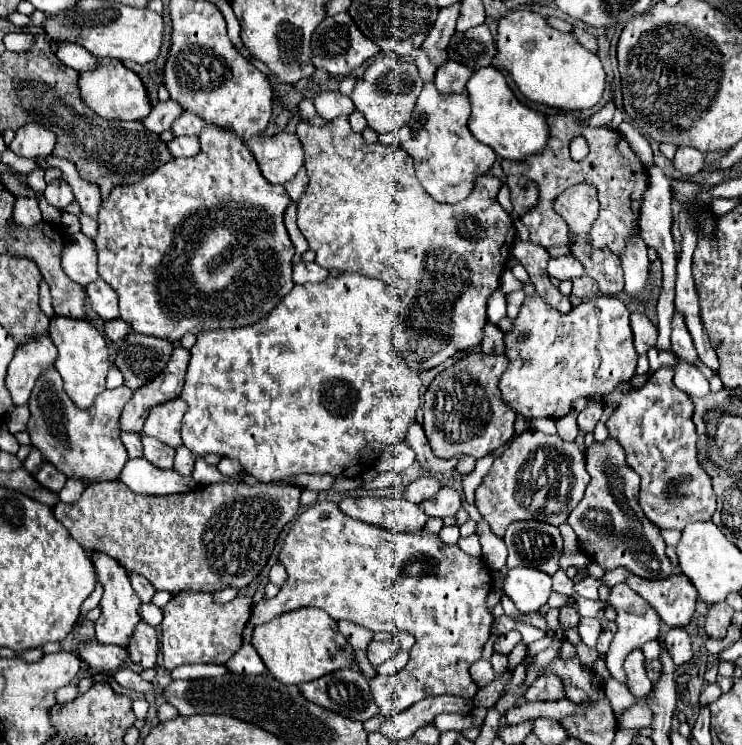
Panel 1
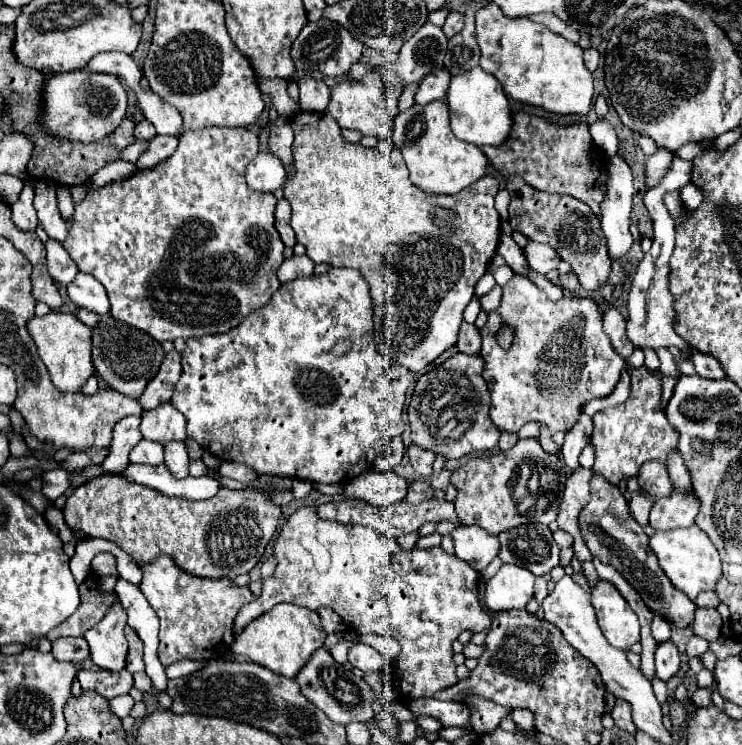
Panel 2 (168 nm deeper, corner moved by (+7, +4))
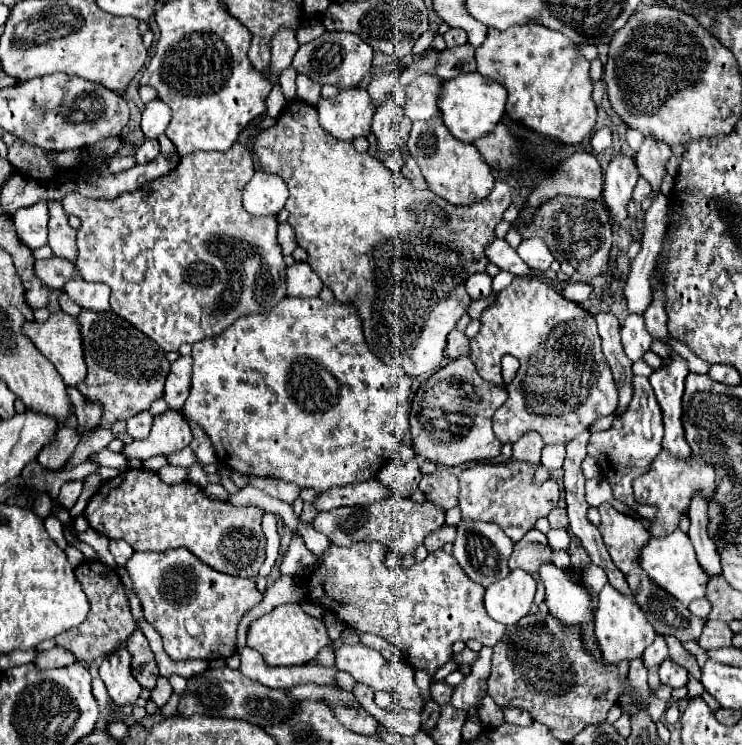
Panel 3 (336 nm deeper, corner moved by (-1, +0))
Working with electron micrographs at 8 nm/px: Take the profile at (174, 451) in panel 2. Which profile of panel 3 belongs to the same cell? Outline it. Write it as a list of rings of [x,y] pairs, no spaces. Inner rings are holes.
[[[129,468],[117,478],[107,480],[89,500],[83,516],[93,530],[107,536],[109,540],[125,540],[135,552],[161,552],[169,548],[187,548],[203,564],[213,570],[231,574],[231,576],[257,576],[265,560],[265,534],[261,530],[263,510],[257,506],[235,506],[231,502],[217,502],[203,494],[201,486],[191,482],[165,484],[157,473],[145,468]]]

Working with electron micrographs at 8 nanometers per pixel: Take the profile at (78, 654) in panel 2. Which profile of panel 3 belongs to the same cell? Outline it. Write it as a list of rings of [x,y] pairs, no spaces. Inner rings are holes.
[[[51,648],[47,652],[39,652],[37,654],[37,660],[35,664],[39,668],[61,668],[61,666],[67,666],[67,664],[73,664],[77,658],[67,650],[67,648]]]

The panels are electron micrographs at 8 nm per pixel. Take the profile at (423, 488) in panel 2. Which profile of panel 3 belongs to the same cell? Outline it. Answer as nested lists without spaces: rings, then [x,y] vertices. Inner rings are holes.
[[[391,460],[379,474],[377,478],[381,482],[385,482],[391,490],[395,490],[393,494],[399,498],[411,498],[413,492],[417,490],[423,474],[419,470],[417,460],[409,460],[409,462],[401,462],[401,460]]]

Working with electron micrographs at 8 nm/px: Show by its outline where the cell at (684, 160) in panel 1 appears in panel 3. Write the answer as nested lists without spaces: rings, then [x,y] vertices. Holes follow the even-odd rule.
[[[641,178],[639,182],[637,182],[637,186],[635,186],[635,192],[633,192],[633,200],[637,202],[637,204],[641,204],[641,202],[645,202],[647,198],[649,198],[649,194],[651,194],[651,184],[645,180],[645,178]]]

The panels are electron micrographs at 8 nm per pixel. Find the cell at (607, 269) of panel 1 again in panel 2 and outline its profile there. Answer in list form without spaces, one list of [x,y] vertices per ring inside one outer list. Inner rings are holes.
[[[519,176],[507,178],[507,192],[511,196],[509,224],[513,230],[521,232],[529,240],[549,244],[561,260],[571,264],[585,290],[597,290],[607,280],[611,270],[611,258],[605,246],[605,234],[601,230],[599,216],[585,202],[567,198],[563,194],[533,190]]]

